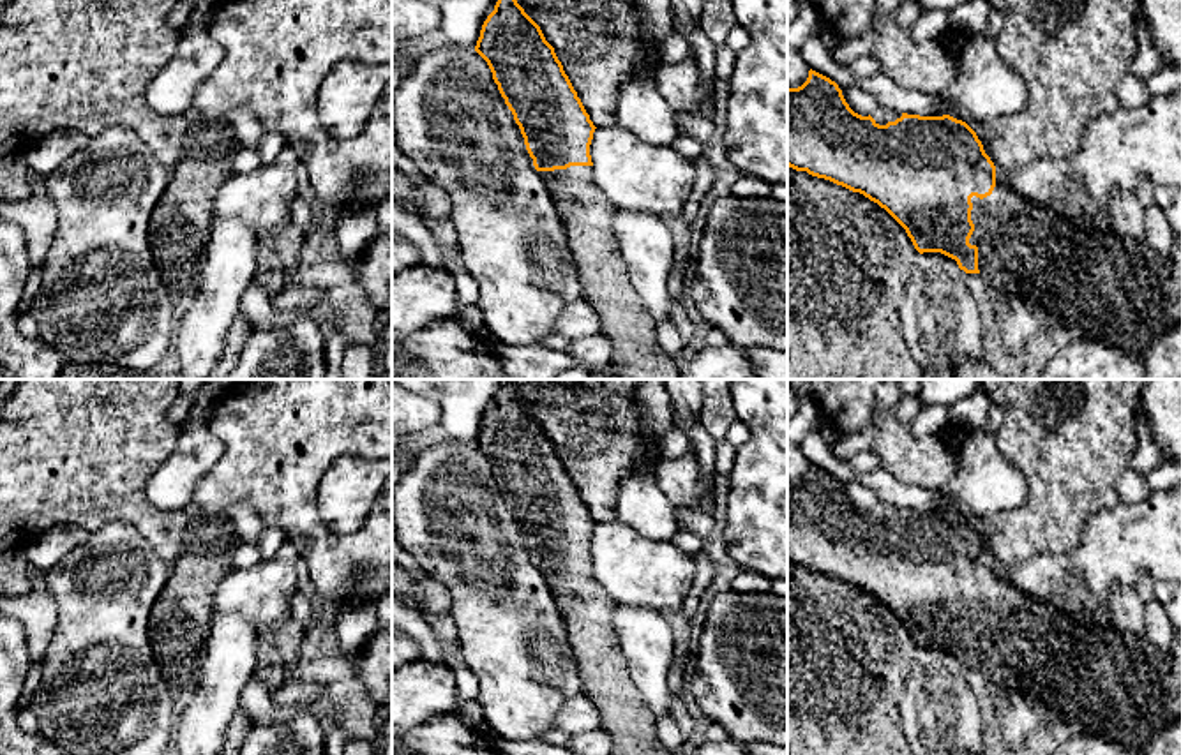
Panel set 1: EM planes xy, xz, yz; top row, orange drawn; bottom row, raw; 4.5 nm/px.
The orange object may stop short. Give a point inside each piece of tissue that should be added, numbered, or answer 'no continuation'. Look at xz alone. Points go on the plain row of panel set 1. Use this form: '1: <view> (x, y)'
1: xz (586, 607)

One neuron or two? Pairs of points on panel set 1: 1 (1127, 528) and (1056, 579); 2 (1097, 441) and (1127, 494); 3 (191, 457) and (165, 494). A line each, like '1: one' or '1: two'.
1: one
2: two
3: one

